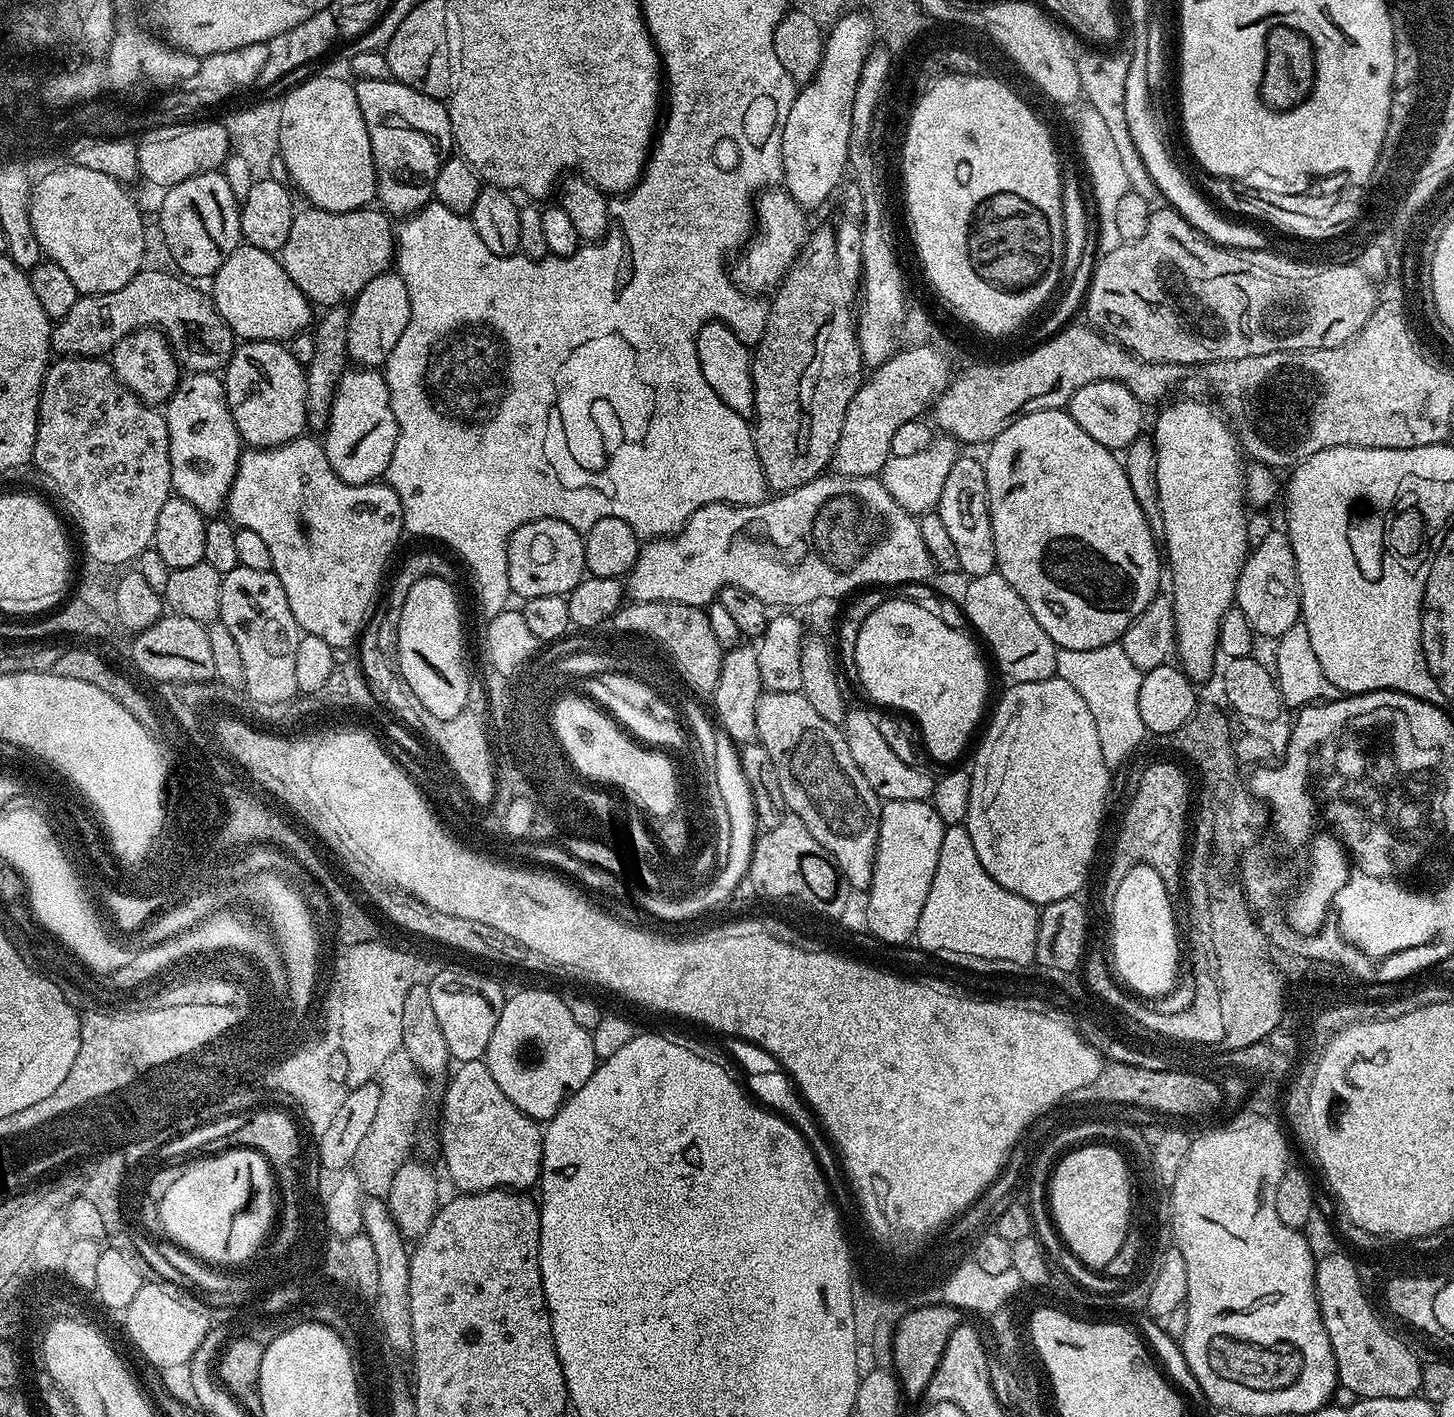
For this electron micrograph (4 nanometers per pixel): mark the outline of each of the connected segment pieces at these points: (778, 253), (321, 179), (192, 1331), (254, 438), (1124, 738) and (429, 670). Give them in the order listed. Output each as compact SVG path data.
M765 190L759 193L754 204L755 232L739 253L741 256L736 269L731 269L733 283L749 294L764 294L760 292L768 291L771 293L784 279L808 239L810 223L808 224L804 216L807 216L805 209L798 202L794 202L787 190Z
M316 76L313 80L304 80L297 88L292 88L281 99L282 120L281 130L278 133L278 142L282 162L286 162L286 170L288 171L288 179L294 185L295 191L305 196L307 203L313 208L321 208L322 210L330 210L331 212L349 212L350 210L358 210L359 208L369 207L376 200L376 167L374 166L374 154L370 150L370 134L366 130L366 122L362 118L362 110L358 106L358 98L356 97L355 87L351 83L347 84L344 80L339 80L336 76Z
M163 1283L142 1285L138 1294L134 1294L134 1302L130 1302L130 1306L123 1313L124 1328L128 1331L133 1346L148 1359L149 1365L160 1370L165 1370L164 1368L183 1369L192 1361L194 1350L198 1350L198 1346L202 1346L202 1338L206 1338L210 1321L208 1321L207 1314L198 1305L191 1304L190 1301L183 1300L180 1296L175 1296L170 1289L164 1287Z
M245 340L233 352L222 379L230 414L249 449L277 448L305 435L308 419L304 369L305 365L290 354L288 344L279 340Z
M1117 642L1098 646L1094 650L1057 648L1056 676L1062 682L1070 682L1070 686L1078 690L1082 702L1086 702L1090 714L1094 714L1102 758L1109 770L1116 770L1146 737L1142 713L1138 710L1138 690L1142 690L1144 672L1134 662L1130 662L1126 650L1122 650Z
M422 578L410 587L397 626L396 654L400 659L401 674L421 699L427 715L438 720L454 720L468 704L470 674L468 664L464 661L464 624L460 621L460 604L456 601L454 588L442 578Z

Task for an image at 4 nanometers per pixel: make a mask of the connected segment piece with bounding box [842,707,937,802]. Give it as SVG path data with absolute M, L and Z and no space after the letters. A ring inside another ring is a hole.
M853 707L846 714L842 731L846 738L846 746L850 746L850 758L858 762L858 770L862 770L866 782L870 782L870 790L874 790L874 794L880 797L881 801L931 801L937 777L915 768L912 764L907 764L909 761L903 755L890 750L890 745L882 736L875 715L871 716L864 708Z

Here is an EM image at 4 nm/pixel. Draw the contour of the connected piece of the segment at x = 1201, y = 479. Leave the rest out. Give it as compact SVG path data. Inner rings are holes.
M1173 399L1171 402L1168 402L1173 402L1173 404L1165 403L1159 409L1161 412L1156 416L1156 432L1154 431L1156 473L1158 474L1158 498L1162 502L1162 522L1164 523L1162 544L1166 549L1167 571L1168 568L1172 571L1172 589L1170 589L1170 595L1172 597L1172 605L1174 606L1174 622L1176 623L1175 655L1178 657L1179 667L1184 669L1185 674L1188 675L1188 679L1193 682L1201 682L1200 680L1206 679L1211 674L1212 667L1216 664L1218 645L1220 642L1220 623L1225 614L1233 607L1236 598L1236 583L1238 582L1240 572L1244 568L1244 562L1247 560L1250 551L1248 535L1246 534L1249 513L1247 511L1244 512L1244 504L1246 508L1246 456L1242 451L1233 425L1221 415L1215 403L1212 403L1212 405L1207 404L1204 400L1175 400Z

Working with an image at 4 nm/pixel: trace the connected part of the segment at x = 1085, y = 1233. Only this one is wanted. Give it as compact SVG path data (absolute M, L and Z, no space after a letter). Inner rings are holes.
M1119 1147L1111 1151L1103 1148L1092 1148L1077 1152L1066 1161L1056 1160L1050 1177L1050 1215L1055 1223L1061 1240L1086 1267L1093 1270L1104 1270L1111 1259L1118 1254L1123 1240L1127 1236L1134 1207L1132 1180L1128 1177L1128 1164Z

